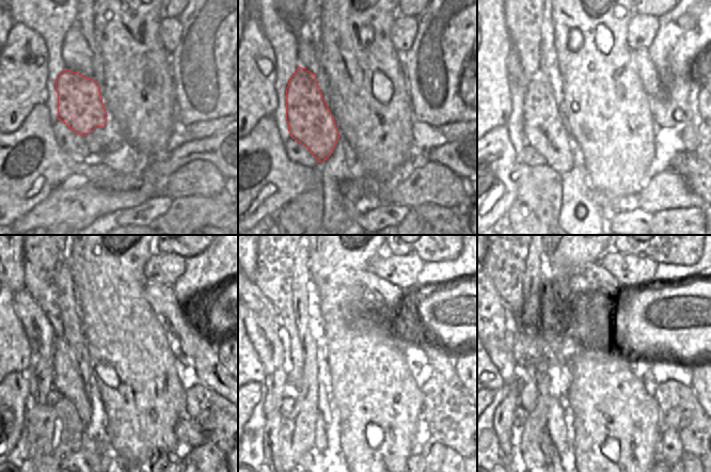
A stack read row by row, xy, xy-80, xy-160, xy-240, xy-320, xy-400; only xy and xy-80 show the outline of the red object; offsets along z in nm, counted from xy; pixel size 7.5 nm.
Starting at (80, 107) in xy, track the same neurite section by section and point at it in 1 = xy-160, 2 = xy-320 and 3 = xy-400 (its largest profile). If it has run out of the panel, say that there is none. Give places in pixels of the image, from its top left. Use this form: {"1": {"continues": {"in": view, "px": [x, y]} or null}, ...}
{"1": {"continues": {"in": "xy-160", "px": [543, 128]}}, "2": {"continues": {"in": "xy-320", "px": [320, 442]}}, "3": {"continues": {"in": "xy-400", "px": [553, 452]}}}

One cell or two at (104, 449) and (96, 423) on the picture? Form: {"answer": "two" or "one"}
{"answer": "one"}

